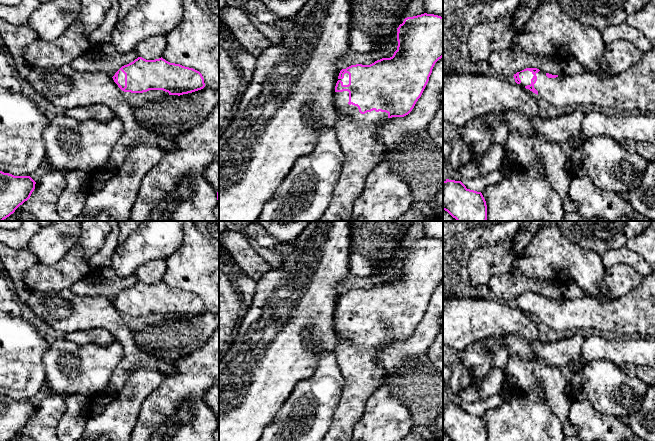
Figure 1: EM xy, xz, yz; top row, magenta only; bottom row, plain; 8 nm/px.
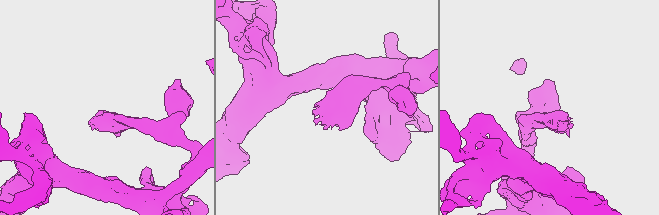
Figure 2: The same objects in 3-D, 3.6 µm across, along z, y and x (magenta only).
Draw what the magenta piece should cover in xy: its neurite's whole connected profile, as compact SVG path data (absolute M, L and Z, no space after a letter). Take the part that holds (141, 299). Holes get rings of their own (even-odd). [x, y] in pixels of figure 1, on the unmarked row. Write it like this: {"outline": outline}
{"outline": "M138 281L122 290L112 302L122 315L131 317L163 314L180 320L205 311L199 295L170 287L162 281L155 284Z"}

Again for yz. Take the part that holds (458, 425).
{"outline": "M443 405L443 434L452 441L487 441L487 429L481 416L467 413L461 405Z"}

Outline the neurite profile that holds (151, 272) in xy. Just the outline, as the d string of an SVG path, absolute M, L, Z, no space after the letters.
M156 259L150 260L139 266L134 275L139 281L146 284L155 284L162 281L166 271L166 260Z

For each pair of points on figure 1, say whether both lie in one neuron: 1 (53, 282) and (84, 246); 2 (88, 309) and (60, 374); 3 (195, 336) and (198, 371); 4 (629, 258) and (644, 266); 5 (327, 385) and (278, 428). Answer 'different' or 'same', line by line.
1: same
2: different
3: different
4: same
5: same

